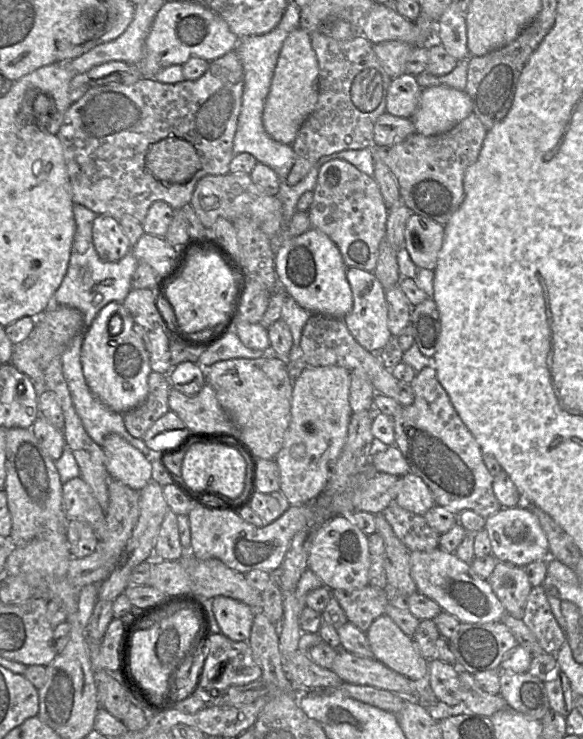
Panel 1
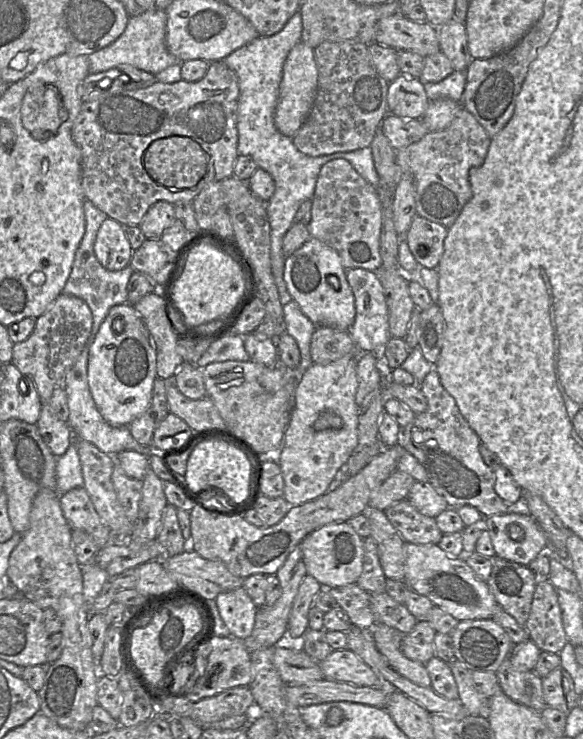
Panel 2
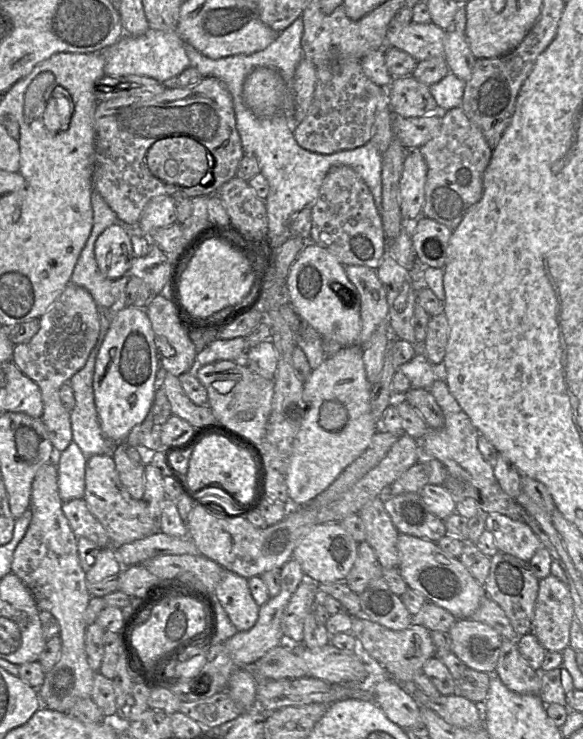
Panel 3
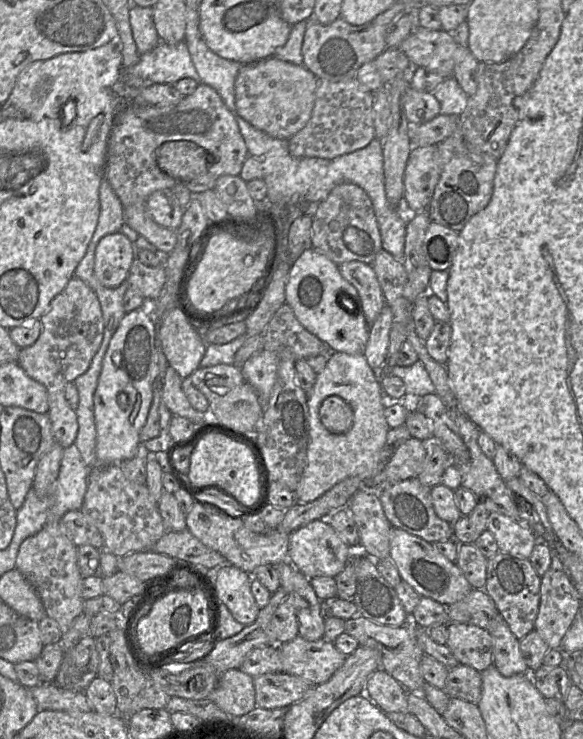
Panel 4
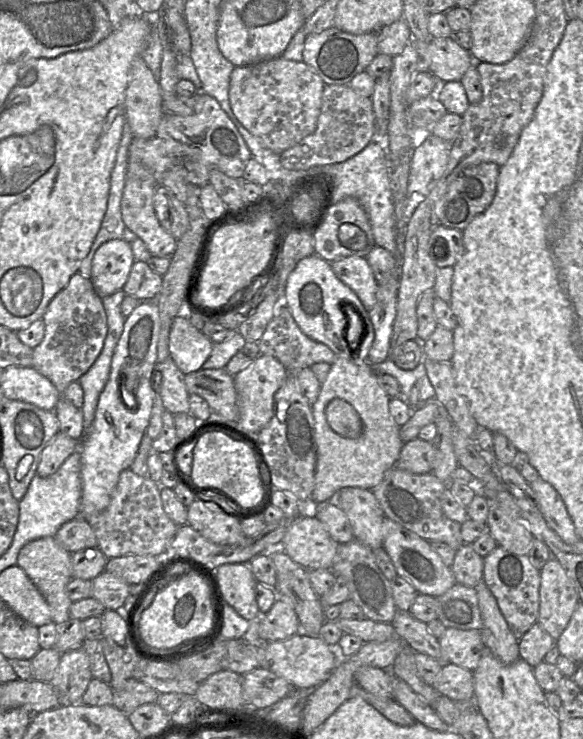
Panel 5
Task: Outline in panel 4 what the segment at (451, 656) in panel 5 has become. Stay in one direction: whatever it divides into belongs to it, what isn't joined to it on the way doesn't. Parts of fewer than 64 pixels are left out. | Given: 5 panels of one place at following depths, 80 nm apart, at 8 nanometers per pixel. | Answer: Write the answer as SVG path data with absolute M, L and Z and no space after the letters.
M461 623L447 625L446 646L460 664L479 672L493 664L493 640L487 629Z

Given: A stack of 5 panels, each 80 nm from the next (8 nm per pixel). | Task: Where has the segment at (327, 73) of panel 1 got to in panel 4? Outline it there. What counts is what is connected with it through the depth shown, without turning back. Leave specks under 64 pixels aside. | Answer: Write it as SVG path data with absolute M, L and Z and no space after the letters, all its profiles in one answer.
M356 77L340 82L318 79L315 104L311 117L305 127L288 140L290 154L295 158L334 159L365 148L375 137L373 99L374 92L369 91L359 83Z

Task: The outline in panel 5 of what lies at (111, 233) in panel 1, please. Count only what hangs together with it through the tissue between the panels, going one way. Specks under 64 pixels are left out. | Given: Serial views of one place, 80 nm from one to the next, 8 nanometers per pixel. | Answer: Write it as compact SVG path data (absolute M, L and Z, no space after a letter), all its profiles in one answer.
M122 239L103 243L92 260L91 281L103 298L123 290L135 262L131 244Z

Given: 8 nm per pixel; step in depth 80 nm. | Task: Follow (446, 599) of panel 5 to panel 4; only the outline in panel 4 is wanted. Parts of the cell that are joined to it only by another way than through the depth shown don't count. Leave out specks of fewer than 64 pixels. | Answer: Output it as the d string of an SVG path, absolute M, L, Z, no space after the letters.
M472 589L462 600L446 606L450 623L475 625L488 629L499 611L484 589Z

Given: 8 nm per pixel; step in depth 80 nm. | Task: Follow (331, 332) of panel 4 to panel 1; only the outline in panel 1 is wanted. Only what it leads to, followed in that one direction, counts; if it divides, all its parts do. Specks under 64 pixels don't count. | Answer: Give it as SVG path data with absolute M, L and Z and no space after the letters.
M311 227L301 235L287 237L275 253L274 263L286 293L305 310L342 319L352 310L347 266L337 245L322 231Z

